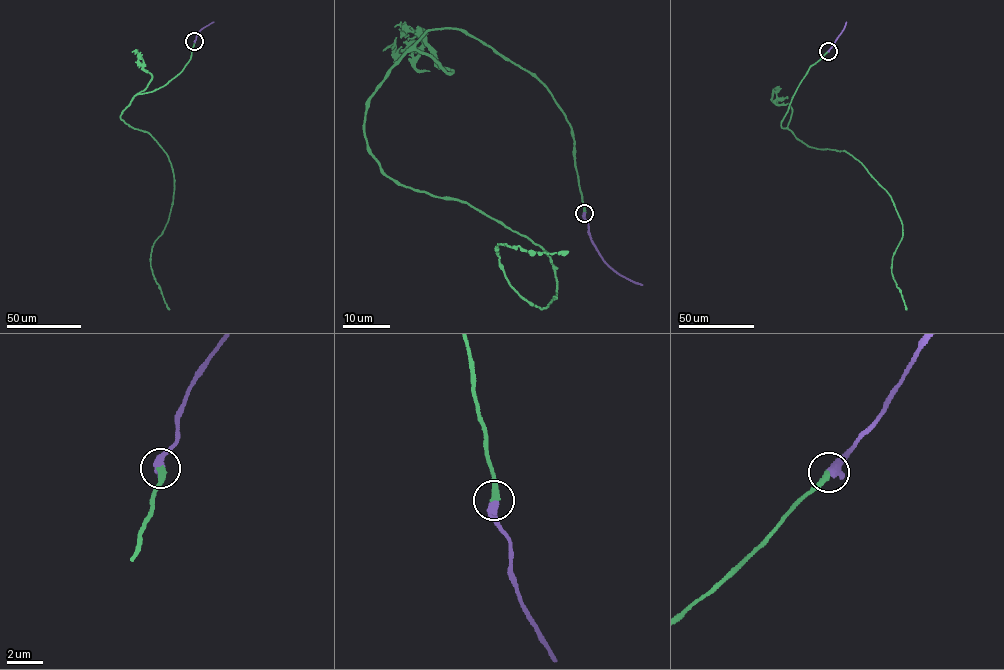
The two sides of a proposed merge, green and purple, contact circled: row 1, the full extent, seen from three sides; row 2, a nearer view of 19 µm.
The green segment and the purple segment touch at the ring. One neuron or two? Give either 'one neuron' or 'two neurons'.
one neuron

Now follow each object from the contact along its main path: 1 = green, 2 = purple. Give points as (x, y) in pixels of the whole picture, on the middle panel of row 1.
1: (583, 213), (547, 88), (463, 32), (368, 102), (380, 170), (549, 256), (525, 300), (498, 243), (567, 253)
2: (583, 213), (588, 233), (599, 253), (622, 276), (642, 285)

